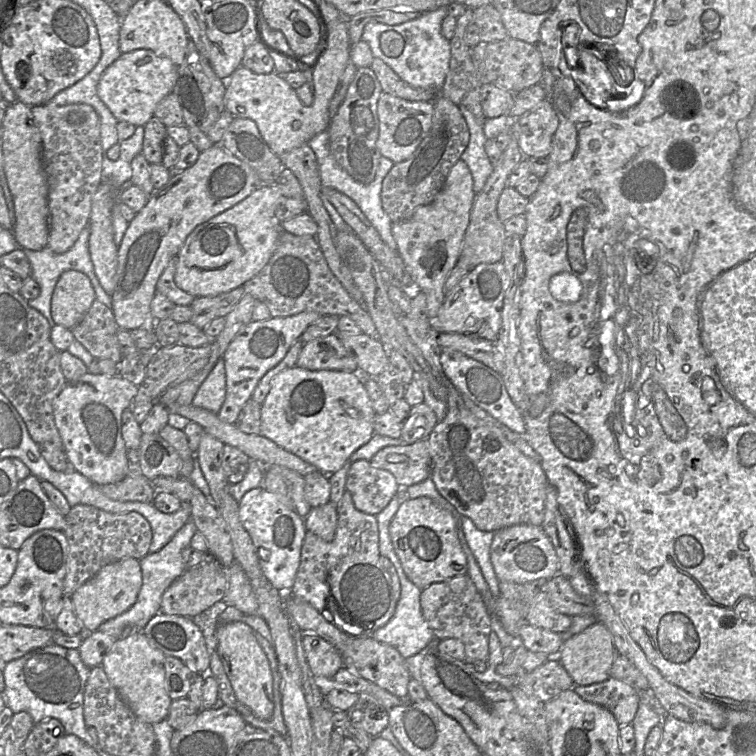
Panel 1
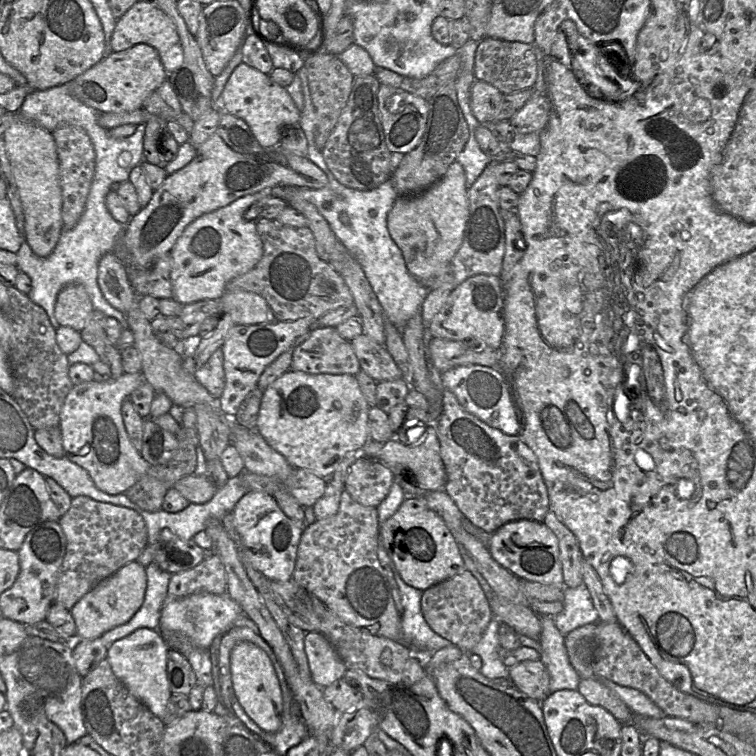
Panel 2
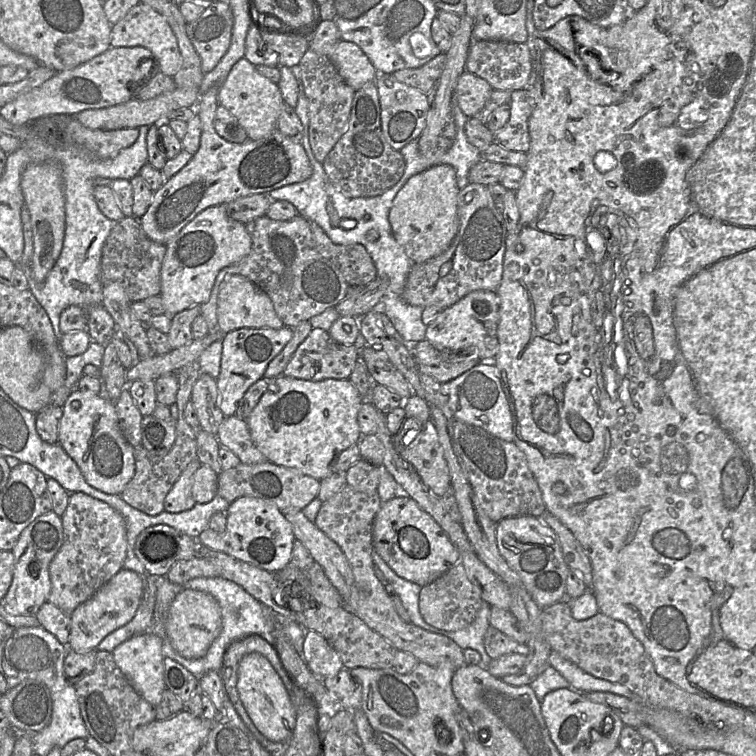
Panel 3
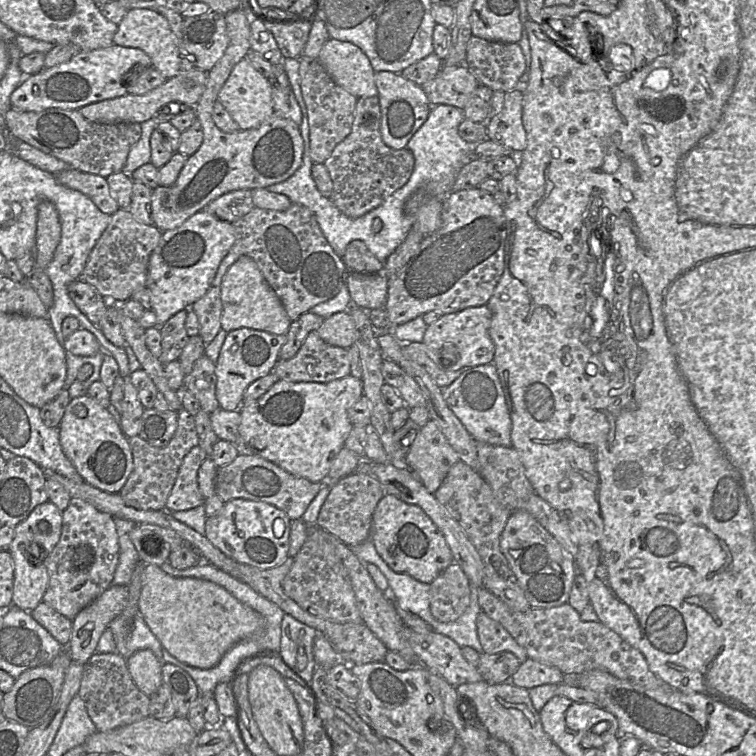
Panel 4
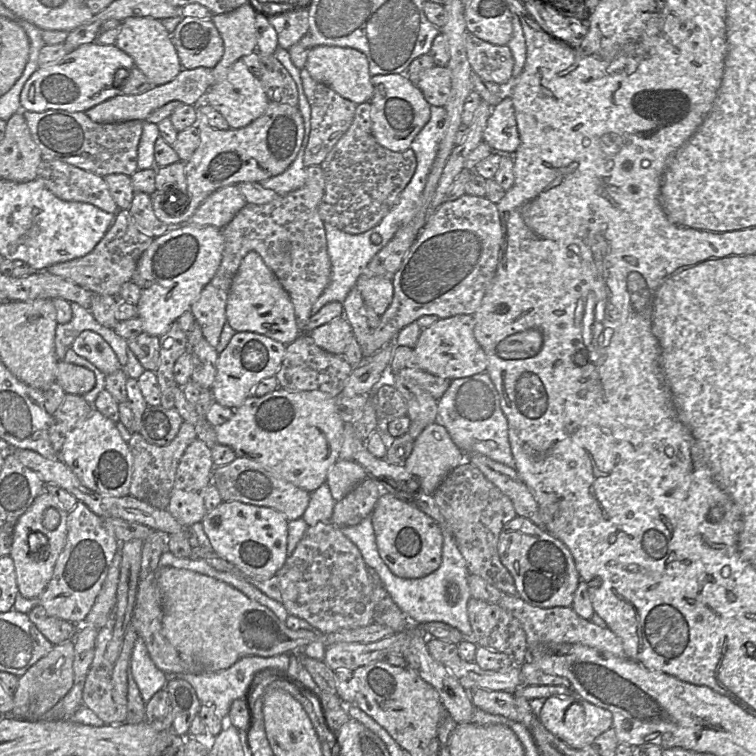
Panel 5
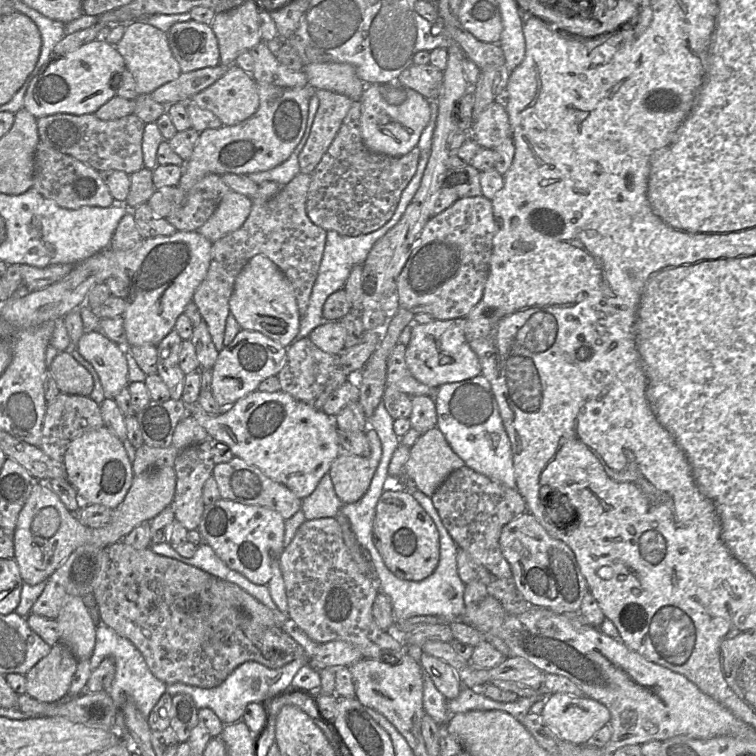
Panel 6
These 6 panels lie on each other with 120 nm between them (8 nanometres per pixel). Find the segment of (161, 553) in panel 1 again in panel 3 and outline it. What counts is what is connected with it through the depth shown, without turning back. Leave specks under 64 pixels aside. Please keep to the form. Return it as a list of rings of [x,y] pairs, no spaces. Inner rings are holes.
[[[144,575],[144,590],[135,616],[125,626],[111,632],[97,650],[112,652],[127,639],[152,631],[153,613],[156,602],[156,577]]]

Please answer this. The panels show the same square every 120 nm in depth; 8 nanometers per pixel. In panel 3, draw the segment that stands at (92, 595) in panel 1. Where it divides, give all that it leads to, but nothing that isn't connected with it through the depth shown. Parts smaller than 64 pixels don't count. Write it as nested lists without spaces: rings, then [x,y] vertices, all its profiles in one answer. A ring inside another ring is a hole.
[[[122,568],[100,587],[88,600],[71,614],[71,632],[68,650],[85,653],[97,649],[98,644],[111,632],[129,623],[136,614],[144,590],[144,576]]]

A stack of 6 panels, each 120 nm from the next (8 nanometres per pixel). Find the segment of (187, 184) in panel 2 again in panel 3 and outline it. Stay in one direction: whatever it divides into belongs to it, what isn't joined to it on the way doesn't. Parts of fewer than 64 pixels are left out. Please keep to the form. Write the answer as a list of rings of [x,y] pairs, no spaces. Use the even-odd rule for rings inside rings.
[[[212,87],[203,93],[196,105],[196,113],[201,121],[200,147],[191,160],[164,185],[154,192],[151,204],[139,222],[146,235],[153,241],[166,244],[197,214],[204,209],[231,202],[239,197],[252,194],[268,194],[282,186],[305,181],[312,175],[312,166],[301,143],[284,136],[278,129],[259,140],[248,140],[238,144],[226,141],[214,128],[214,118],[218,102],[219,87]]]

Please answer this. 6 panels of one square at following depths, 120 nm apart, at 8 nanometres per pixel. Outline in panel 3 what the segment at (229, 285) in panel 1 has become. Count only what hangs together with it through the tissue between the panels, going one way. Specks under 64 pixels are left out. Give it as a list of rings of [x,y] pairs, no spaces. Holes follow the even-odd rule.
[[[225,205],[210,206],[197,214],[166,243],[159,294],[165,314],[173,317],[187,308],[207,302],[220,270],[242,260],[250,253],[251,246],[246,224],[229,217]]]

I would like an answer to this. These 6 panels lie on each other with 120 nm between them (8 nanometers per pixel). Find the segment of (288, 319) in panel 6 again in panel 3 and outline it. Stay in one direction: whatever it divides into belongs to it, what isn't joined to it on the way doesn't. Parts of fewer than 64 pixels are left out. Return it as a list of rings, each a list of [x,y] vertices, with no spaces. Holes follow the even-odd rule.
[[[235,274],[220,285],[217,301],[218,329],[226,334],[239,328],[272,328],[284,326],[277,315],[270,297],[245,276]]]

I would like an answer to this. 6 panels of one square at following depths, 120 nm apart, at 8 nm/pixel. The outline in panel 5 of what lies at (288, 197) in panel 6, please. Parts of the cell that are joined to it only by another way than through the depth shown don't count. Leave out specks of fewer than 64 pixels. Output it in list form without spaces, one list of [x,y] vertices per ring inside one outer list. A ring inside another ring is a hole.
[[[321,166],[306,167],[306,182],[301,188],[279,195],[266,204],[247,203],[222,229],[224,251],[221,264],[190,309],[204,338],[212,347],[218,345],[223,326],[227,322],[226,304],[232,280],[241,261],[250,251],[262,257],[289,294],[297,323],[303,332],[312,315],[312,305],[328,286],[331,277],[324,222],[318,212],[324,189]]]

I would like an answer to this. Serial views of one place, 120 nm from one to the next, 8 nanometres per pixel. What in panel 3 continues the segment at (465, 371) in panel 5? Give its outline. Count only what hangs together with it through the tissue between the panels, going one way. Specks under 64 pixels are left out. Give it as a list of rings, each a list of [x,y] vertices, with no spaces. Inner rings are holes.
[[[473,291],[443,309],[426,329],[426,340],[450,362],[493,361],[498,351],[500,298],[496,291]]]

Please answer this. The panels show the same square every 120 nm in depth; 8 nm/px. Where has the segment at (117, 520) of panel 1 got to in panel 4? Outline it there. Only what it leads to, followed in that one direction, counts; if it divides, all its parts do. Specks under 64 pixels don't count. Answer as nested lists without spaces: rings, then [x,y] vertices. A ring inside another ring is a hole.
[[[71,498],[68,507],[62,511],[60,540],[48,557],[49,583],[42,601],[73,620],[112,584],[118,558],[114,517],[82,499]]]

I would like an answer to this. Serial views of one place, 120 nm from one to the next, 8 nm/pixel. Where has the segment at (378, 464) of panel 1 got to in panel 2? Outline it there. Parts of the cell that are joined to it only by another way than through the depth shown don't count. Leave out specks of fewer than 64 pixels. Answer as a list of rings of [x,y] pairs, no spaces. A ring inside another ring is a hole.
[[[435,423],[426,427],[424,434],[415,444],[403,444],[391,439],[383,444],[379,460],[394,475],[410,471],[414,481],[408,481],[423,491],[444,490],[445,466],[440,455]]]

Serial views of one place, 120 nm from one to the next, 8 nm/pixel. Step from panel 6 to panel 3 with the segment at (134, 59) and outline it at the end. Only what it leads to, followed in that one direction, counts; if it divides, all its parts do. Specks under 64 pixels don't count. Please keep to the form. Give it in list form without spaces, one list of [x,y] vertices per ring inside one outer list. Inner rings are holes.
[[[139,3],[112,26],[111,47],[144,47],[158,60],[160,72],[174,77],[182,66],[177,39],[167,20],[147,4]]]

